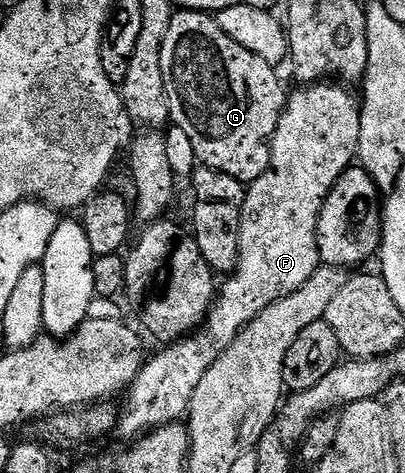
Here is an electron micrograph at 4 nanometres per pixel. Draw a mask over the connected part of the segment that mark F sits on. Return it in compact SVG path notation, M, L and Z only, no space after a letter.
M305 84L288 95L285 110L281 113L279 124L275 128L275 136L273 137L273 151L271 152L271 160L267 172L263 172L263 176L259 176L259 180L248 183L245 192L245 203L243 204L243 212L241 213L241 231L239 232L239 260L237 261L237 269L228 275L220 283L219 293L206 314L203 325L192 336L180 338L178 342L168 343L157 355L150 357L145 365L141 367L139 376L134 380L132 386L127 391L129 399L125 402L125 410L120 411L116 437L129 438L125 440L136 440L142 434L148 434L151 430L158 430L160 426L170 426L173 422L181 422L188 415L189 405L191 404L191 396L195 396L195 388L199 388L199 380L203 380L203 376L207 376L207 368L211 368L211 364L215 364L215 360L219 360L219 356L223 356L223 352L227 352L229 345L235 340L235 336L247 324L251 324L251 320L255 320L255 316L262 314L267 308L271 308L271 304L275 304L279 300L283 300L287 296L291 296L291 292L299 292L299 288L303 288L303 284L307 284L307 280L311 280L311 276L315 276L317 269L322 266L321 253L319 252L319 244L317 243L317 218L321 214L323 204L329 197L331 188L343 176L343 172L350 169L354 165L357 157L357 145L359 144L359 120L361 119L361 108L356 97L353 98L348 94L346 87L341 84Z

